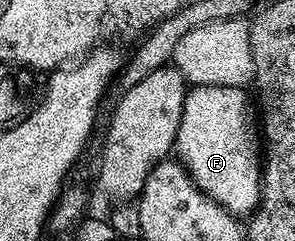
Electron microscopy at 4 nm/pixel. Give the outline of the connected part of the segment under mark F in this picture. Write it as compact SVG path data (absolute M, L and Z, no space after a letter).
M198 84L190 87L185 93L183 118L177 131L176 155L184 164L189 176L219 206L223 206L233 216L248 218L252 216L257 203L261 201L261 173L263 171L263 148L259 143L259 124L255 119L255 108L249 105L245 97L245 88L231 86L203 86Z

